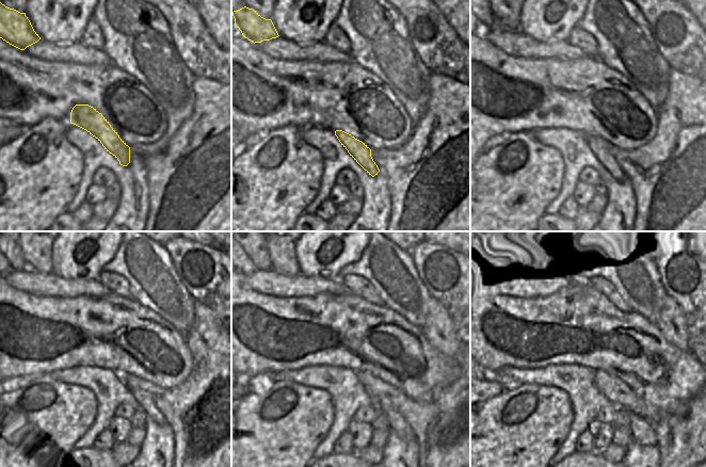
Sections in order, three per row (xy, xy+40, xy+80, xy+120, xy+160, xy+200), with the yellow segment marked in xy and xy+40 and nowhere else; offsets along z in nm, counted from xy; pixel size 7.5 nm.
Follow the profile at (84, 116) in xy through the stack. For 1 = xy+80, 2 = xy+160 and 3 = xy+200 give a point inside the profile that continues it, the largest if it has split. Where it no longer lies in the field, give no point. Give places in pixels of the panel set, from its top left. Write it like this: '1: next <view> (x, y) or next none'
1: next xy+80 (598, 146)
2: next xy+160 (398, 424)
3: next xy+200 (643, 433)

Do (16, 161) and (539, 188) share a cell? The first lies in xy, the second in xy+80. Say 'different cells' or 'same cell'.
same cell

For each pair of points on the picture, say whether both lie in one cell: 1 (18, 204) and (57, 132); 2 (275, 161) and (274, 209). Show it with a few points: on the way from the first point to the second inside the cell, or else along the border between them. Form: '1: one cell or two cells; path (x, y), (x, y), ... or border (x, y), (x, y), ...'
1: one cell; path (35, 186), (42, 160), (48, 150)
2: one cell; path (275, 173), (274, 197)

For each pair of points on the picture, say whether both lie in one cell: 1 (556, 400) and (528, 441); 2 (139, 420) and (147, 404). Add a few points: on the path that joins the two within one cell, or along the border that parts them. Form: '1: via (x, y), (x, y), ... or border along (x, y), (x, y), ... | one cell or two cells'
1: via (545, 411), (528, 428), (528, 431) | one cell
2: border along (140, 407), (148, 418) | two cells

